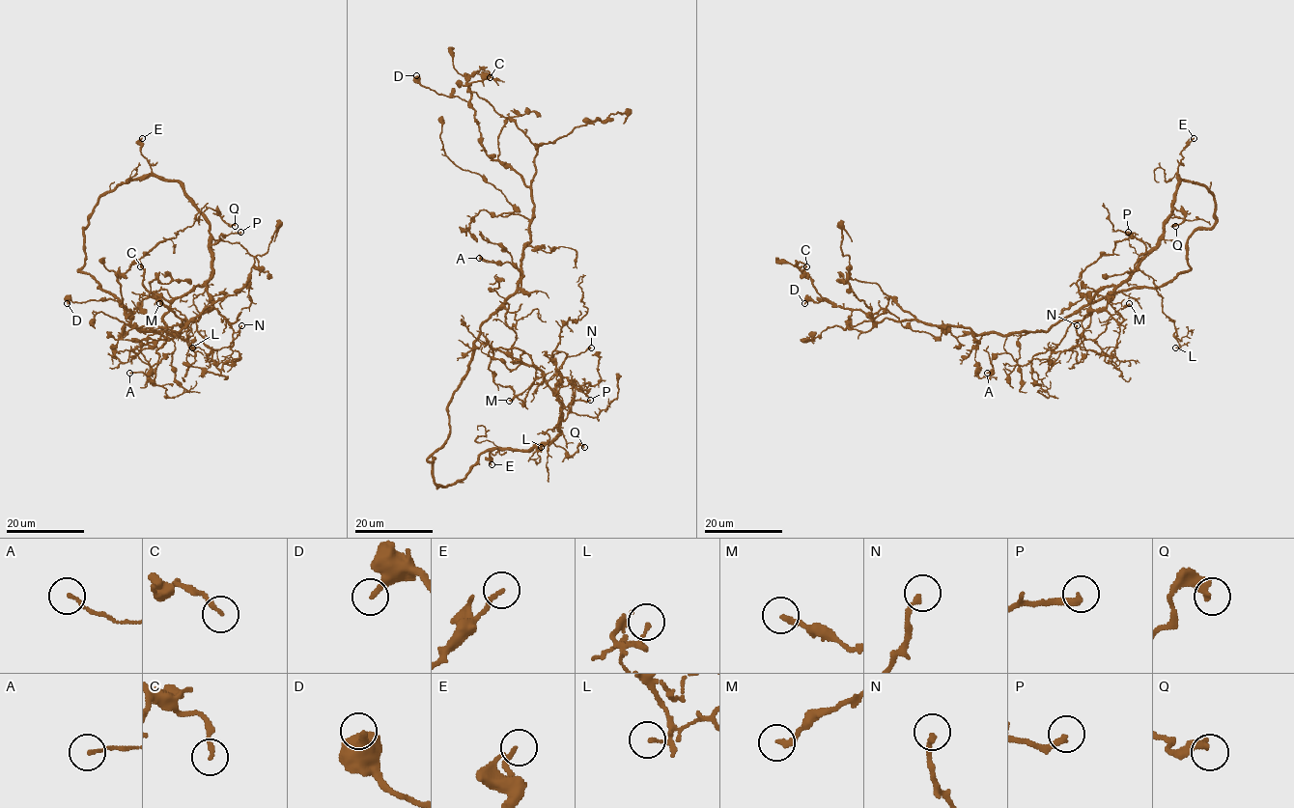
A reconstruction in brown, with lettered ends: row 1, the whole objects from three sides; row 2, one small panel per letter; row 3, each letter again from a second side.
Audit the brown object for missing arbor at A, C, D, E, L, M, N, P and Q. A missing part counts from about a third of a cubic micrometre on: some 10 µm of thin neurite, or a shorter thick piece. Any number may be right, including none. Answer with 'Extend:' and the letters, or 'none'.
Extend: P

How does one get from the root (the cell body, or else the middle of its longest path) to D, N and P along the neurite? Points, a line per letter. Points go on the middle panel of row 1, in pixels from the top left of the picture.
D: (434, 459), (480, 327), (517, 288), (533, 201), (522, 178), (487, 153), (474, 109), (416, 75)
N: (434, 459), (433, 480), (448, 486), (487, 451), (548, 444), (560, 424), (561, 374), (545, 352), (591, 348)
P: (434, 459), (435, 483), (454, 484), (487, 451), (548, 444), (558, 433), (568, 405), (590, 400)

